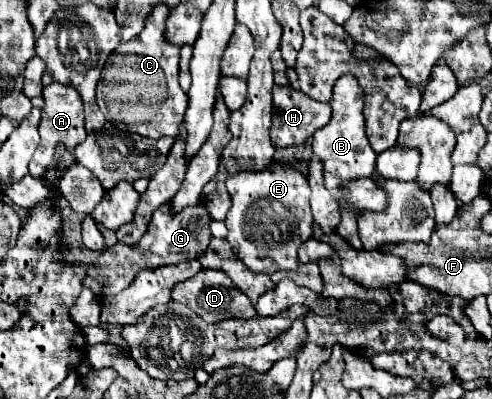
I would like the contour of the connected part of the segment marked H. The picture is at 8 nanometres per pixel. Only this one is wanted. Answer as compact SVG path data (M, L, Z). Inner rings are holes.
M273 86L273 132L271 140L275 148L287 148L293 144L307 142L315 130L323 128L331 120L331 106L327 102L313 100L305 96L301 90L295 90L291 86Z

